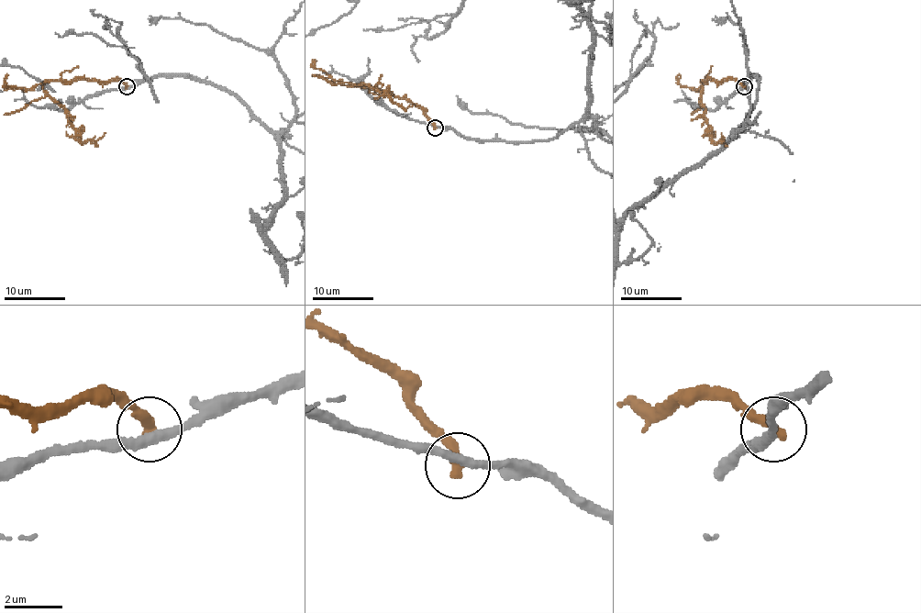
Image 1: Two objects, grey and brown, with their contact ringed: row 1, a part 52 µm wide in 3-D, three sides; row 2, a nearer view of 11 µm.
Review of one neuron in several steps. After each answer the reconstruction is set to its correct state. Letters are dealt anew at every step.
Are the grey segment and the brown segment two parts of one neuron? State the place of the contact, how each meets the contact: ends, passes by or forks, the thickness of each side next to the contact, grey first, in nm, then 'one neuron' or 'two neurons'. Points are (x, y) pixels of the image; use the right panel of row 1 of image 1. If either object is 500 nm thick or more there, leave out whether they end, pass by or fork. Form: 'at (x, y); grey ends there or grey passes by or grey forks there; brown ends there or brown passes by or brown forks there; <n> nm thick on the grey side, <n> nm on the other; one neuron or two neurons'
at (744, 86); grey passes by; brown ends there; 320 nm thick on the grey side, 420 nm on the other; two neurons

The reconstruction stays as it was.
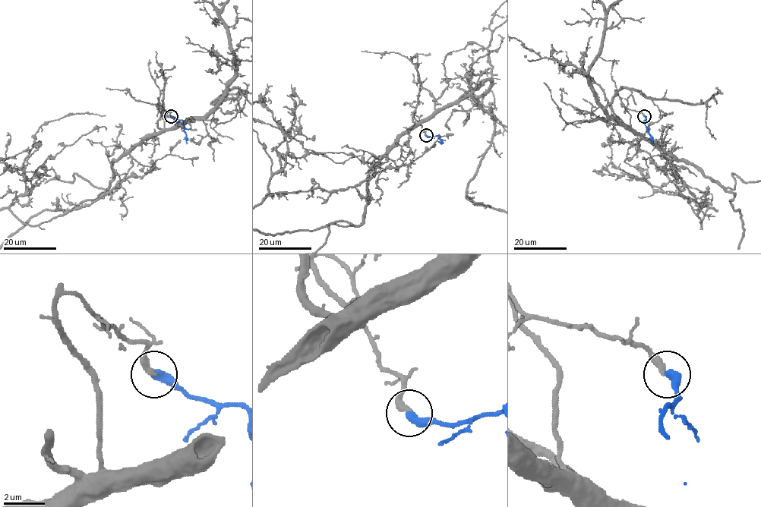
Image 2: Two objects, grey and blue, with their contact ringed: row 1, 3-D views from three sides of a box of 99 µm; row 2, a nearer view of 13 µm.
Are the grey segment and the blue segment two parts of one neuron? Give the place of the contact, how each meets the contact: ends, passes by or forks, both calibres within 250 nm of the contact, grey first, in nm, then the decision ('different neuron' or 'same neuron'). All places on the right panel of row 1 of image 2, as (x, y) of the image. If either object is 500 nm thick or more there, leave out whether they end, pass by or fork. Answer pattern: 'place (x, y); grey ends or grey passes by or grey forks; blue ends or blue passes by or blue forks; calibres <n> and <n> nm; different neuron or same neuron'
place (644, 116); grey ends; blue ends; calibres 320 and 440 nm; same neuron

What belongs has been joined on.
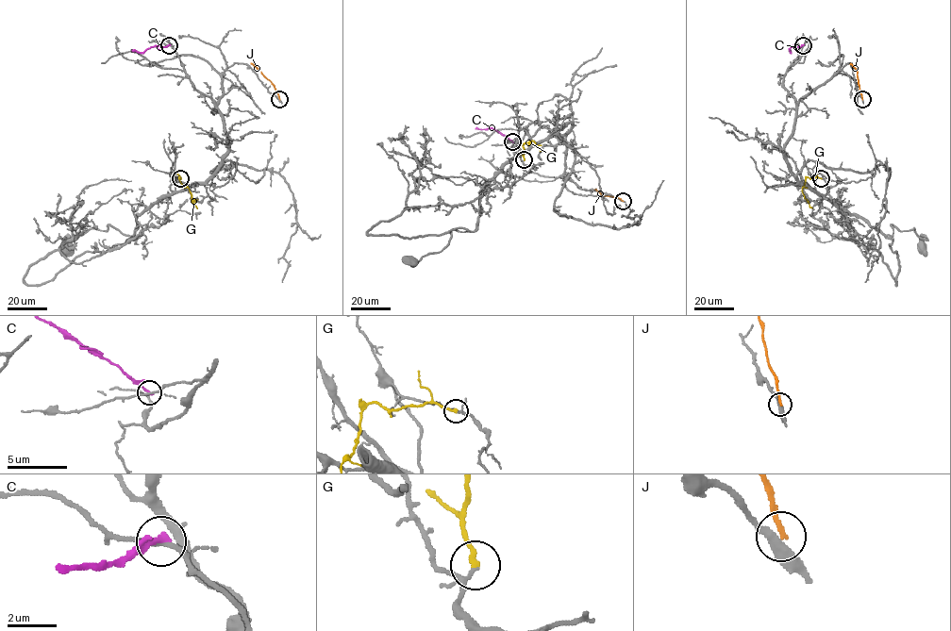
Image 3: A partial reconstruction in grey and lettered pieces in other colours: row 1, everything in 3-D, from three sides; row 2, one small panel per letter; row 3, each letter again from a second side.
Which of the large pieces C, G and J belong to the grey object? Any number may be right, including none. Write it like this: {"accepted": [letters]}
{"accepted": []}

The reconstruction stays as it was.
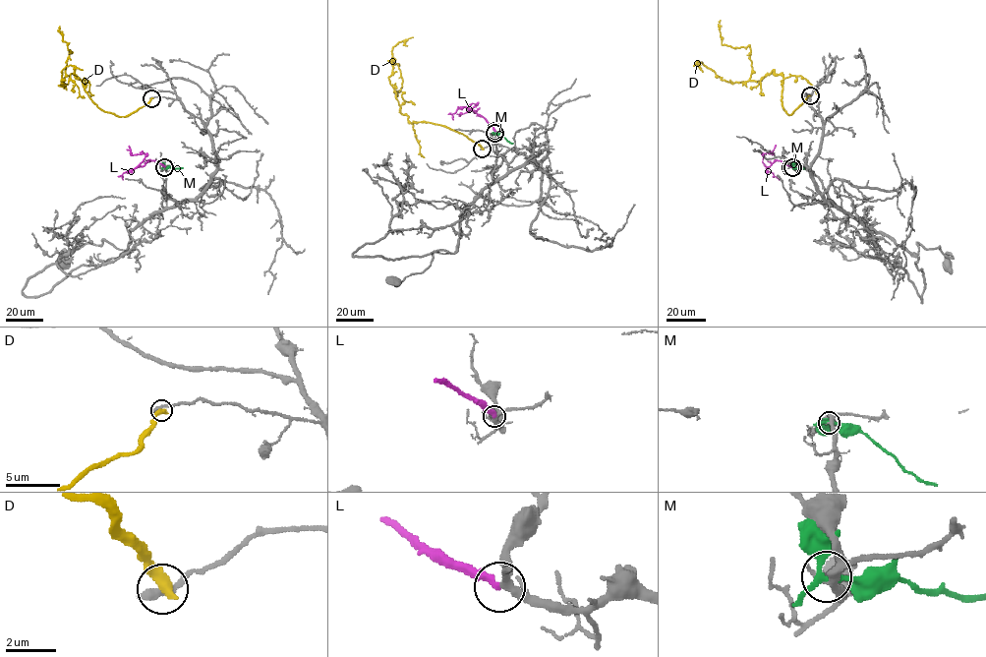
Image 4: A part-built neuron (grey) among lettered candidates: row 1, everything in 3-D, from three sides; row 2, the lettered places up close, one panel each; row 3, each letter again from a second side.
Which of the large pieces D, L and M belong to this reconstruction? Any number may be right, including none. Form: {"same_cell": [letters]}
{"same_cell": ["L"]}

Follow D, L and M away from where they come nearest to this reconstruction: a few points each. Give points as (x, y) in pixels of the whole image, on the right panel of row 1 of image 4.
D: (810, 95), (788, 114), (782, 99), (783, 78), (773, 70), (751, 81), (750, 48), (722, 44), (721, 20)
L: (790, 166), (777, 160), (766, 166), (762, 162), (764, 154), (773, 154), (776, 145)
M: (792, 167), (804, 167)

